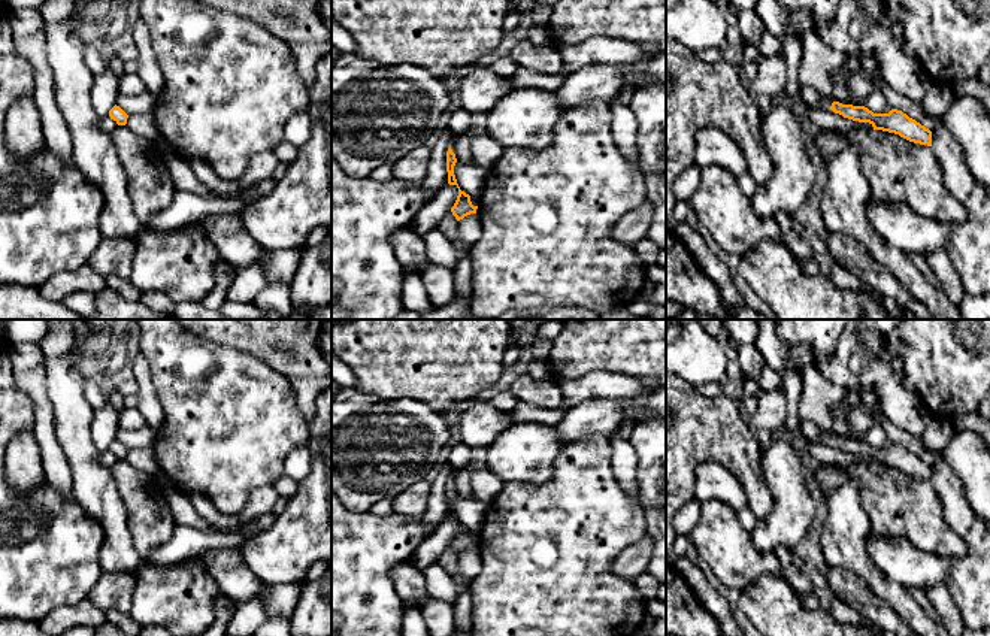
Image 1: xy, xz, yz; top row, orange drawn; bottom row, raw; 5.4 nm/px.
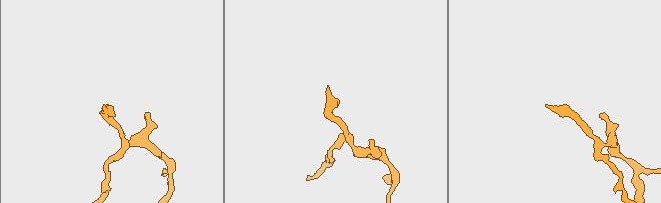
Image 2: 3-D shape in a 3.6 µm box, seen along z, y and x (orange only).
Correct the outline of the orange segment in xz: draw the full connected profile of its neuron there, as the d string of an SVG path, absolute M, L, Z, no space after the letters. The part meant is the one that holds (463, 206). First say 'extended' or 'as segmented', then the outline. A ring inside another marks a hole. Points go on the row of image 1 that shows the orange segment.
as segmented | M449 148L448 152L446 152L448 184L455 185L458 188L458 196L457 196L457 200L455 200L454 206L451 208L451 212L455 216L455 219L460 221L460 219L463 219L464 216L467 216L470 213L476 213L478 206L473 206L472 202L470 202L470 196L460 190L460 187L457 184L457 179L455 179L455 175L454 175L455 163L457 163L455 154Z

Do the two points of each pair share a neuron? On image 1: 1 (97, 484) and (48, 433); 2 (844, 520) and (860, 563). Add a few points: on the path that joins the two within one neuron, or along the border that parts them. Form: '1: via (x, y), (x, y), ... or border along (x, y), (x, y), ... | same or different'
1: border along (53, 414), (55, 436), (73, 481) | different
2: via (845, 530), (845, 547), (850, 553) | same

